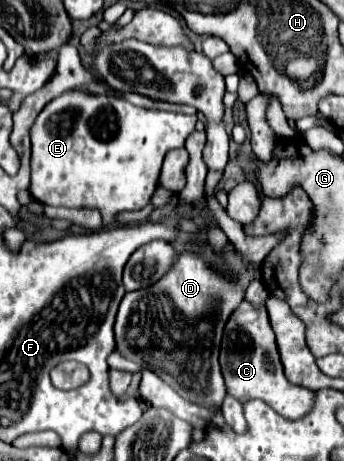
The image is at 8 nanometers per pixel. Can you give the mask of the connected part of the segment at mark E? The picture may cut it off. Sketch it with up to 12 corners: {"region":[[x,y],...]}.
{"region":[[66,91],[30,127],[30,195],[114,225],[196,115]]}

